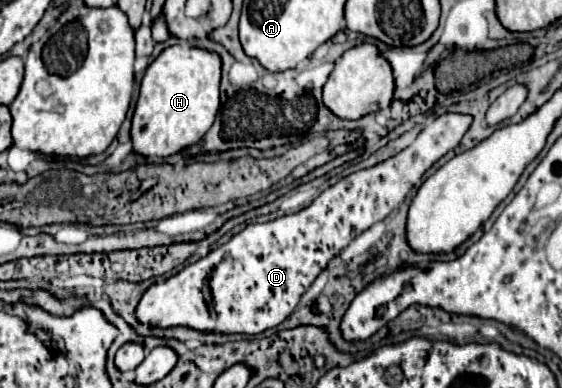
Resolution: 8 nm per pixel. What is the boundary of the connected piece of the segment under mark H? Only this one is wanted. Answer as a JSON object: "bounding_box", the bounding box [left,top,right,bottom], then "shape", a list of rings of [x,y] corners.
{"bounding_box":[132,45,220,157],"shape":[[[172,45],[146,69],[132,117],[132,147],[144,157],[168,157],[196,145],[220,109],[220,57],[204,49]]]}

